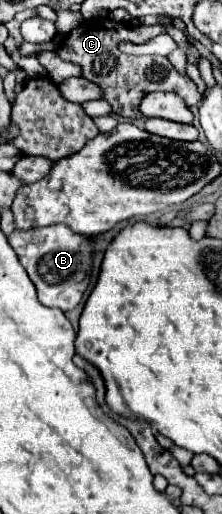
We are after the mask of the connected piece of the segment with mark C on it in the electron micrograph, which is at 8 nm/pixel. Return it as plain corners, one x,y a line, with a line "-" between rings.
99,17
99,19
83,21
79,27
69,31
57,53
63,61
81,65
83,77
103,87
105,101
109,101
113,107
113,113
117,113
121,117
127,117
127,119
141,117
139,103
151,91
173,91
179,97
183,97
183,101
189,107
193,107
203,97
199,93
195,93
193,81
181,77
175,71
175,67
169,63
169,59
165,59
165,57
131,57
131,55
121,53
115,47
117,41
143,43
143,41
149,41
149,39
161,35
161,33
167,33
165,25
137,25
137,27
133,27
133,25
117,23
109,17

